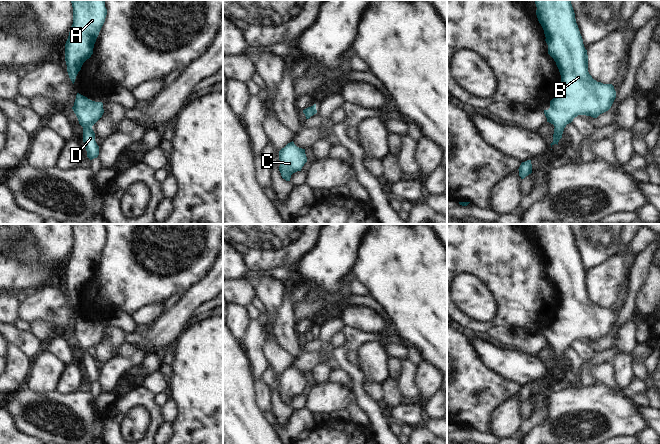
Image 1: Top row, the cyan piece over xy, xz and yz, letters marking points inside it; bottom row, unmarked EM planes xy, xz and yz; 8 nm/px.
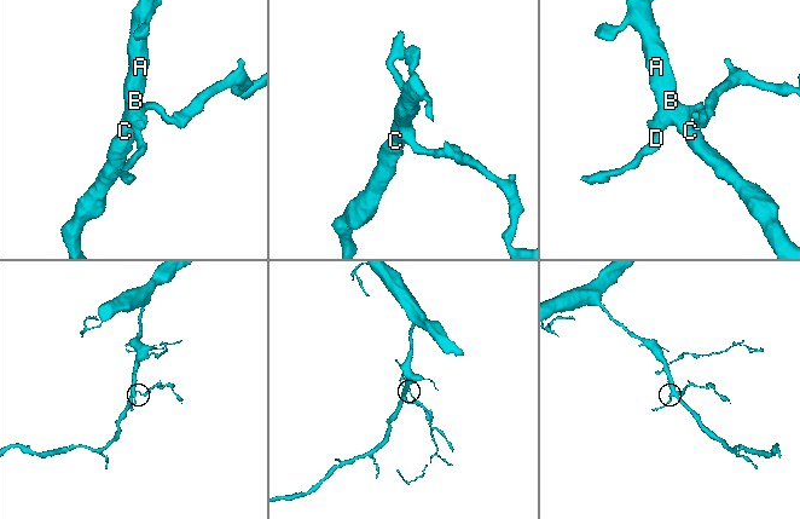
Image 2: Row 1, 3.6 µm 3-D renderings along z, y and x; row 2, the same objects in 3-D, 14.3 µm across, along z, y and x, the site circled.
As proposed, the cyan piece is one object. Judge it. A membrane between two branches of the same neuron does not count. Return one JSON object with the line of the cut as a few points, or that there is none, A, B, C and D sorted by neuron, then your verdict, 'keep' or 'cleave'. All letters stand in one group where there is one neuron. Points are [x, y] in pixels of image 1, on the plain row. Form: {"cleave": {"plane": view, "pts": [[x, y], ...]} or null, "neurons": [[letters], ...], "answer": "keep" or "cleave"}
{"cleave": null, "neurons": [["A", "B", "C", "D"]], "answer": "keep"}

